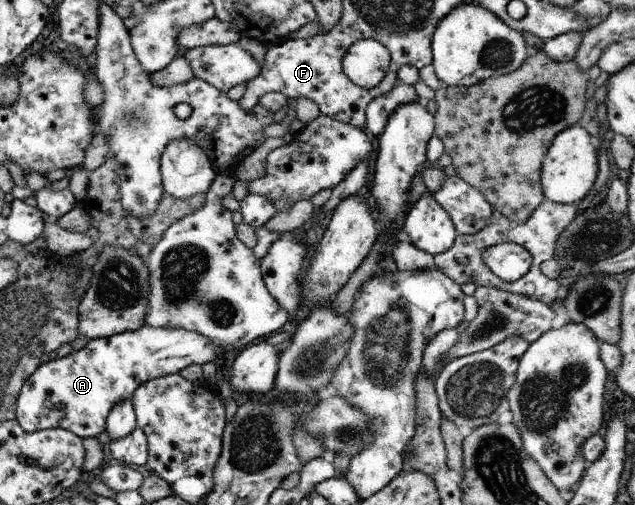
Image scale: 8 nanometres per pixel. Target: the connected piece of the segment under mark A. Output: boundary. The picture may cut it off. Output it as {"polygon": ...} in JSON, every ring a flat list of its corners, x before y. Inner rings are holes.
{"polygon":[[143,325,134,331,124,332,118,335,113,335,109,338,96,338,89,340,86,347,83,347,80,351,73,352,67,357,58,358,53,357,48,363,43,363,24,383,20,390,19,396,16,400,16,421,21,425,21,428,27,432,37,432,38,430,47,430,52,428,62,428,72,432,74,435,85,438,97,438,97,435,106,431,106,420,109,413,113,410,113,407,121,401,132,398,133,393,146,382,153,379,158,379,170,374,179,374,180,371,189,365,198,364,203,366,205,363,213,362,215,358,219,356,226,357,229,352,223,352,217,350,204,336,199,333,188,331,185,329,176,328,153,328,147,325]]}

